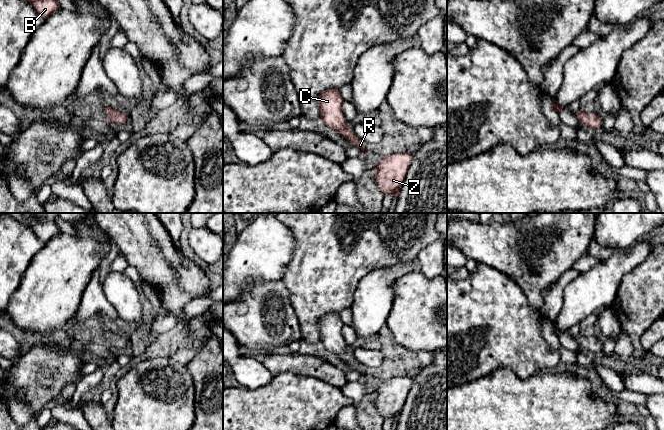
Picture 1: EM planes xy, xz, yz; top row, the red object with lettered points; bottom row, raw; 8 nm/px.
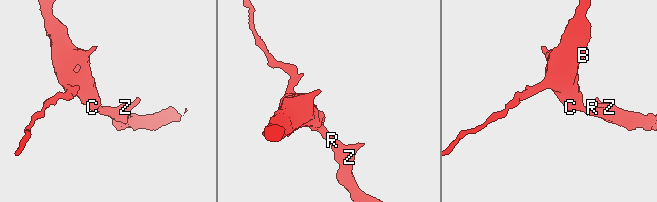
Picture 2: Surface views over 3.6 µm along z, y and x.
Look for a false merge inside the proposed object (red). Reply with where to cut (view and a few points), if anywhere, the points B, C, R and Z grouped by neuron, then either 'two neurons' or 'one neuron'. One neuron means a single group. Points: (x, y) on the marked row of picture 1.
no cut | B C R Z | one neuron

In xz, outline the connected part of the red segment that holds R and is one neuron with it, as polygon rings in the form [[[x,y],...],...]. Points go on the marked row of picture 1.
[[[328,89],[322,91],[318,98],[320,118],[332,130],[337,130],[341,136],[351,140],[353,146],[364,151],[366,155],[368,150],[364,147],[363,141],[355,136],[352,129],[346,126],[347,121],[341,110],[343,102],[339,90]]]

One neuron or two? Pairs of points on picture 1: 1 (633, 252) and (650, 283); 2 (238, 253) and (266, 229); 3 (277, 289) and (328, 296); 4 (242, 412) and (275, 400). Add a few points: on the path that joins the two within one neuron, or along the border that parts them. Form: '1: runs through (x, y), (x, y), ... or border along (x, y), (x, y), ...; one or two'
1: border along (653, 247), (653, 250), (643, 261), (621, 278); two
2: runs through (245, 250), (259, 236); one
3: border along (281, 280), (288, 291), (290, 303), (296, 313); two
4: runs through (250, 412), (263, 412), (267, 408); one

